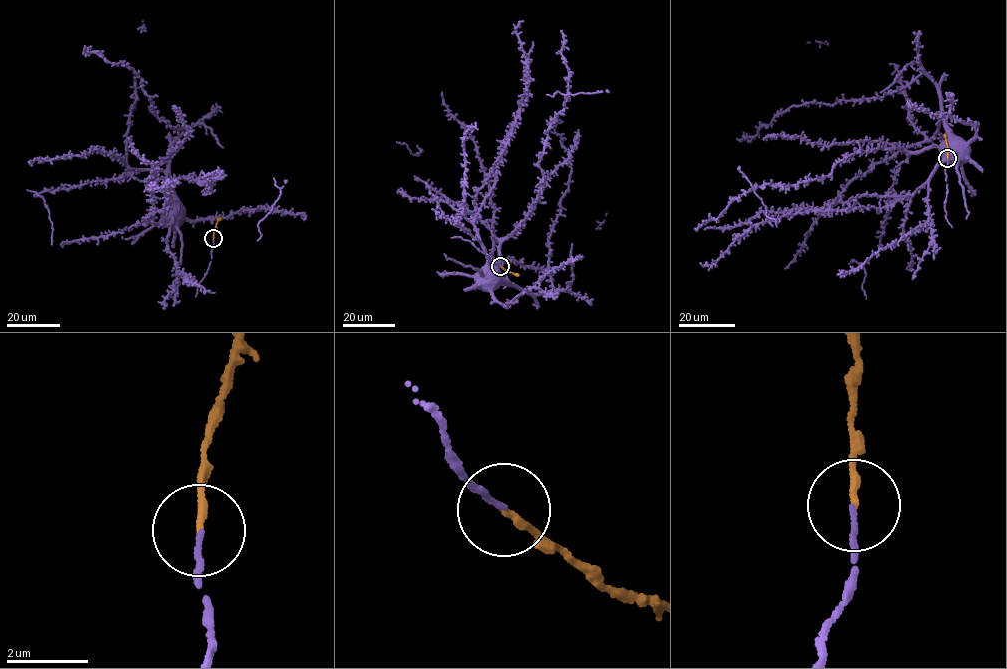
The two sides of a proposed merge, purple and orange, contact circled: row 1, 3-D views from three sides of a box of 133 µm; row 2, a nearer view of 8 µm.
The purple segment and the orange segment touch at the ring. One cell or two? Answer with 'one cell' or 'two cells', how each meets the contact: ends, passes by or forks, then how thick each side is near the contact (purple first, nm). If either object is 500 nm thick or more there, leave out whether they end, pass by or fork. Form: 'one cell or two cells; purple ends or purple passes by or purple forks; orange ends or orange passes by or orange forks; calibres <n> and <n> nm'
two cells; purple ends; orange ends; calibres 120 and 170 nm

